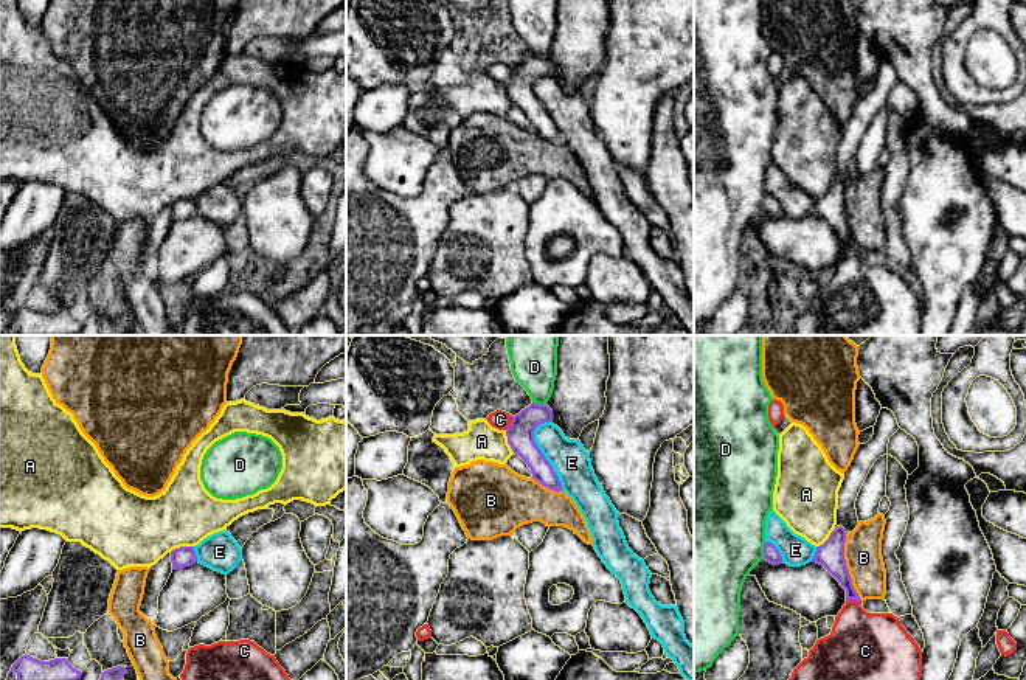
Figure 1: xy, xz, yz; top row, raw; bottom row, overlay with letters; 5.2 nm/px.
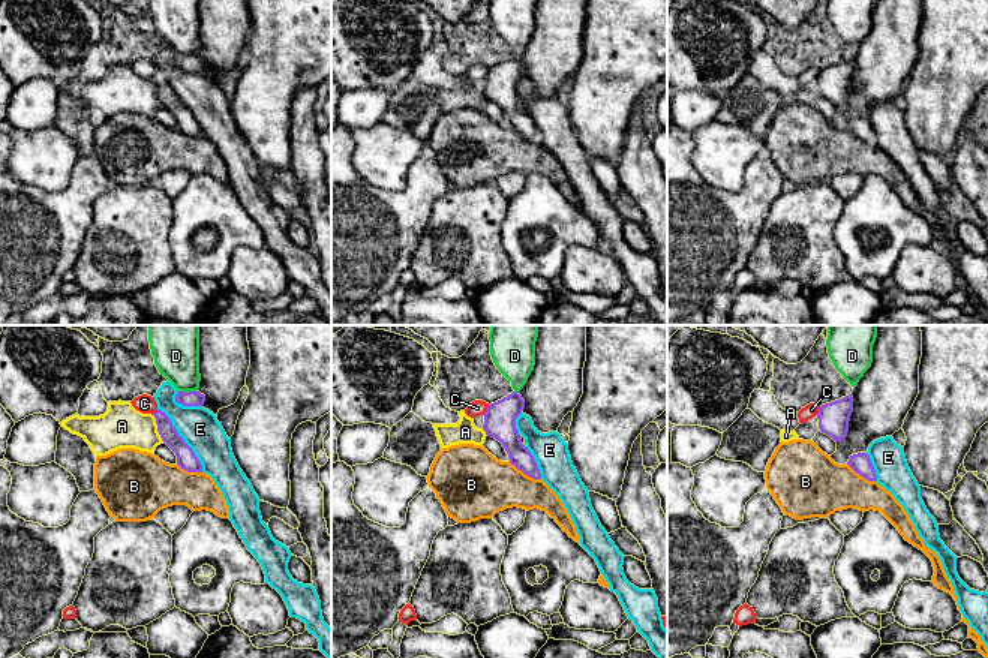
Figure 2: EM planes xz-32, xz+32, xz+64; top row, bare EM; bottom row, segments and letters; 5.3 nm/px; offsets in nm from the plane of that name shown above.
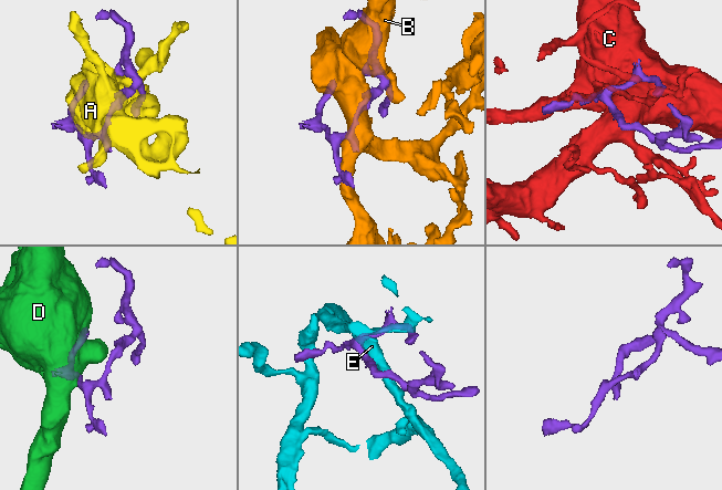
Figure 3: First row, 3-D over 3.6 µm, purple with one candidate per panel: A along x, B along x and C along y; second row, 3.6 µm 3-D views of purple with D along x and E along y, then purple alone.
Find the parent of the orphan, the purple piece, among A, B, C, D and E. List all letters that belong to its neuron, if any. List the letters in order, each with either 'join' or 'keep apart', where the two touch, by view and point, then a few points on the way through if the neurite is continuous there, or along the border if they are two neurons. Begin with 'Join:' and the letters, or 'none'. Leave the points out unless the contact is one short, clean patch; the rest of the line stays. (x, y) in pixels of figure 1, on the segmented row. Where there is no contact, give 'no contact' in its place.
Join: C
A: keep apart; meets purple in xy at (180, 547)
B: keep apart; meets purple in yz at (846, 567)
C: join; meets purple in xz at (511, 423)
D: keep apart; meets purple in yz at (764, 550)
E: keep apart; meets purple in xz at (540, 452)

